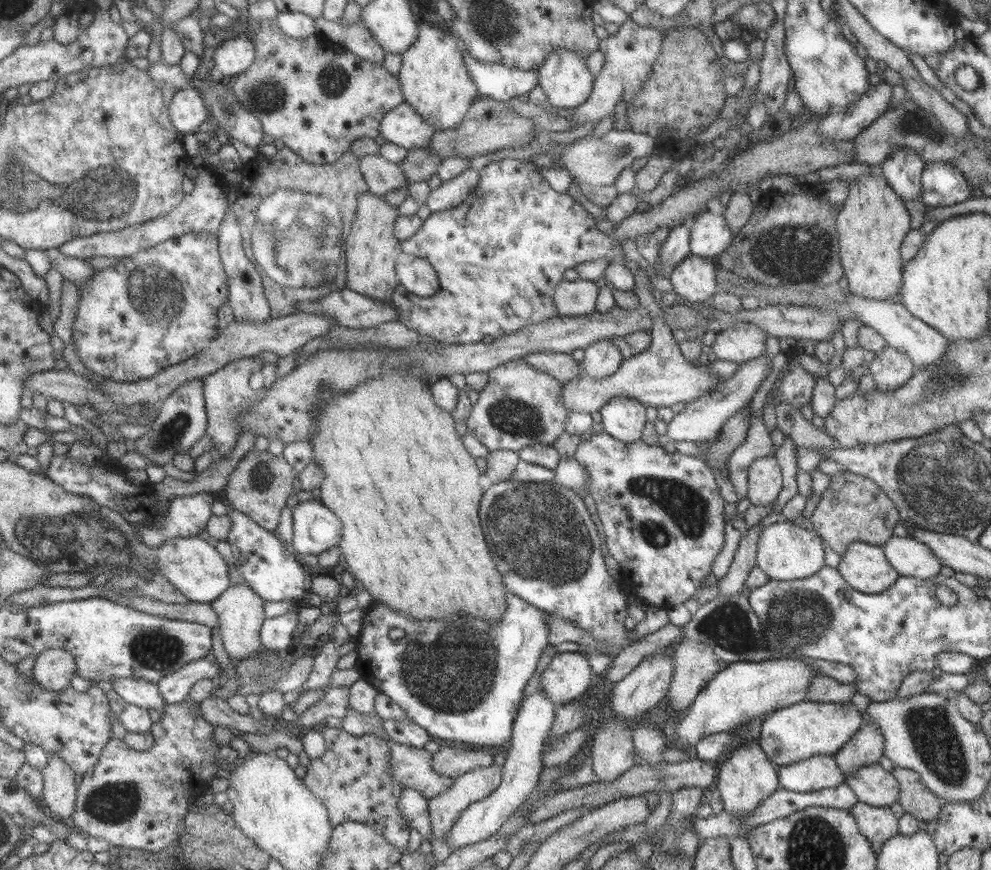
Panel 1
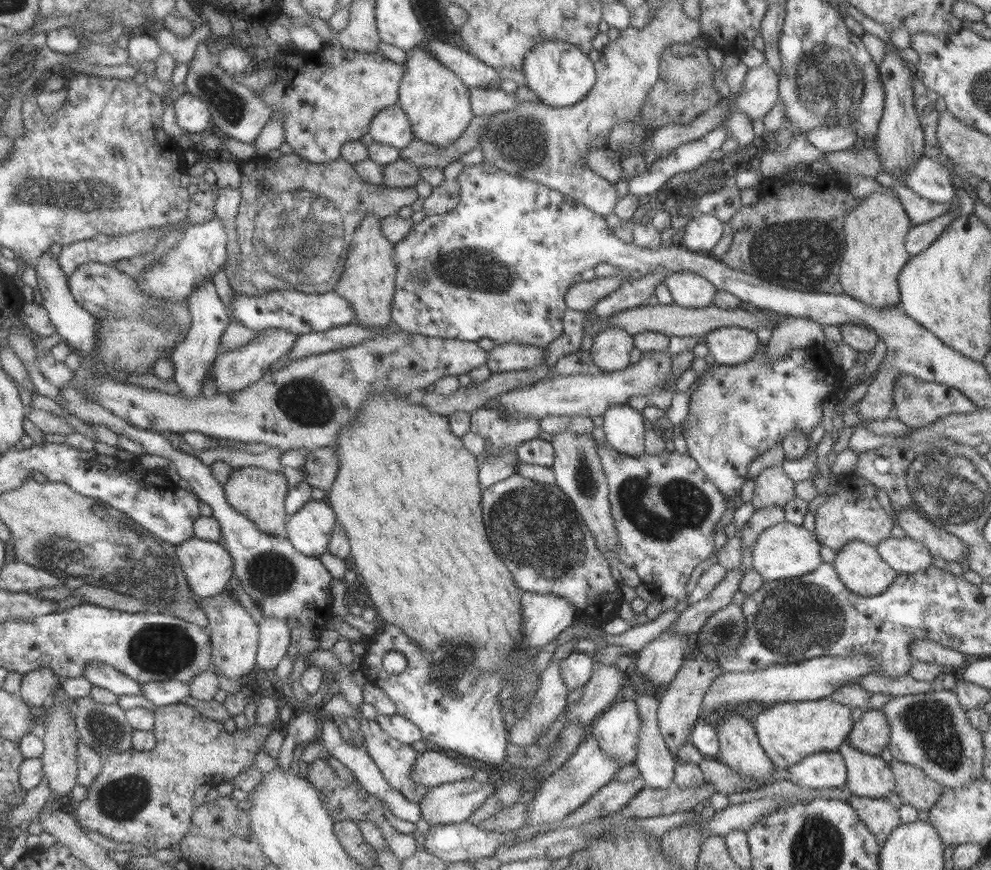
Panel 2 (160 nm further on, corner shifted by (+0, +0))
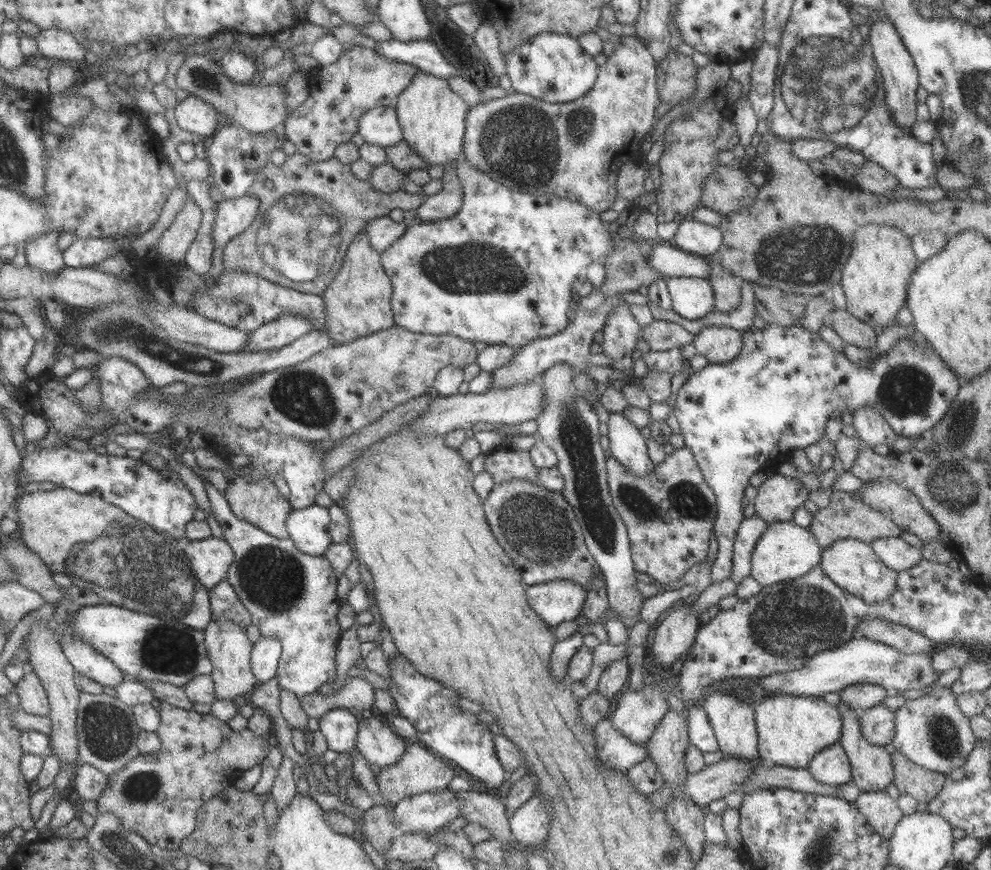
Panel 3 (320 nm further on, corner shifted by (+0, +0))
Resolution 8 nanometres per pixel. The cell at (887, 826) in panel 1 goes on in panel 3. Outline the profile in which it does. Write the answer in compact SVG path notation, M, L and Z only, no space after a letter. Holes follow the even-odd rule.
M885 791L860 792L852 804L866 818L867 824L886 839L892 835L895 825L903 816L896 800Z

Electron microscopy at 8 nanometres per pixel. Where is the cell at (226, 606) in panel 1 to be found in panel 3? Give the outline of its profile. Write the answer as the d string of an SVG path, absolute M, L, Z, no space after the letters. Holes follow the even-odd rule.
M230 620L209 621L204 634L204 647L207 658L212 664L214 695L219 700L233 700L235 696L243 696L253 690L255 677L250 669L250 650L252 645L245 635L245 628L233 624Z

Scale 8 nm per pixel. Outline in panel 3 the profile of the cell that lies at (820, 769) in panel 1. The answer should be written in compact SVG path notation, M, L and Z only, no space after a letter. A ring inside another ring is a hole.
M839 742L817 752L806 770L817 782L829 786L842 785L851 781L851 768Z

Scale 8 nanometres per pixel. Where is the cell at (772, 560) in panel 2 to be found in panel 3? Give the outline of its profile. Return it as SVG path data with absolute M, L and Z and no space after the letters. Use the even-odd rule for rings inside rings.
M790 521L770 523L751 551L750 577L762 587L793 580L818 566L821 553L822 548L808 528L801 528Z

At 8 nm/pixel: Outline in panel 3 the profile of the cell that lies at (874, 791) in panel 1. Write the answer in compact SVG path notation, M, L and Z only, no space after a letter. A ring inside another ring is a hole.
M839 701L836 709L841 717L841 737L839 737L839 745L843 748L845 756L851 768L851 782L859 788L860 792L877 792L884 791L885 787L893 780L893 770L891 766L890 755L885 751L884 746L875 746L869 744L859 730L859 710L854 709L851 705Z

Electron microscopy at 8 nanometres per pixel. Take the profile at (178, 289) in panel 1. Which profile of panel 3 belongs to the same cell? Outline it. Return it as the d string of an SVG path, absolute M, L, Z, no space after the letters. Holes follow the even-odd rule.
M249 191L237 198L223 199L216 203L213 248L225 248L225 244L243 232L253 222L258 211L259 199Z

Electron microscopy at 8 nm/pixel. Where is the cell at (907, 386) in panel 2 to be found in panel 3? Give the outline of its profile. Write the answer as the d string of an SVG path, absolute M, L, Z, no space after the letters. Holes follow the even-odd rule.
M765 324L763 329L757 329L753 326L749 327L746 331L742 331L742 345L740 346L739 354L735 355L734 359L726 363L707 363L704 368L699 372L691 372L689 378L683 382L683 386L678 390L675 397L675 403L672 408L673 416L675 416L680 428L680 434L684 440L684 446L687 447L691 454L693 454L697 466L700 468L702 477L707 483L707 486L713 491L716 498L716 511L717 516L713 522L712 530L717 540L718 549L714 561L710 568L710 583L721 581L728 578L732 567L732 548L734 538L736 537L736 530L739 524L744 520L743 500L745 489L749 485L751 475L759 470L763 464L766 464L769 459L785 454L787 451L795 449L802 449L804 446L809 446L817 442L825 432L825 422L828 418L835 418L843 414L844 408L853 414L858 408L862 406L872 406L879 414L882 415L883 420L891 427L895 434L901 436L920 436L923 432L930 430L930 428L939 422L939 419L946 413L949 403L955 398L959 390L958 379L945 368L942 360L931 349L924 349L918 347L911 341L896 341L894 345L885 354L873 357L866 363L865 366L857 368L849 359L845 357L843 351L836 351L827 344L818 333L811 332L806 328L799 325L781 326L777 324Z

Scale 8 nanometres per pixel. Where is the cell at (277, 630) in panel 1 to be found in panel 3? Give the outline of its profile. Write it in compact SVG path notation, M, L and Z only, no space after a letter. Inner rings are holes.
M263 636L252 644L250 669L257 682L267 682L276 675L282 646L276 636Z

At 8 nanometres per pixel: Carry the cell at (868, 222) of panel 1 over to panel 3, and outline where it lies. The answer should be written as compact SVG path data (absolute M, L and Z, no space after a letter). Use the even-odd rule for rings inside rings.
M877 224L860 226L851 242L851 251L841 270L840 286L845 295L844 310L855 319L880 332L886 326L893 326L902 321L897 320L897 312L905 305L905 295L909 277L918 266L910 239L898 228Z

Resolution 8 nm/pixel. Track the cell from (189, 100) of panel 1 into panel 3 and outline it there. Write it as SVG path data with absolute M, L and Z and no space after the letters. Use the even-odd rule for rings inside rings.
M188 94L173 110L176 123L187 132L207 137L217 128L216 108L196 96Z

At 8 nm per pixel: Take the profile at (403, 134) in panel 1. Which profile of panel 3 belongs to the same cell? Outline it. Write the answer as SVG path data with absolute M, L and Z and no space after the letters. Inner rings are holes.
M374 106L359 115L356 133L367 144L381 147L394 145L402 140L402 132L394 107Z

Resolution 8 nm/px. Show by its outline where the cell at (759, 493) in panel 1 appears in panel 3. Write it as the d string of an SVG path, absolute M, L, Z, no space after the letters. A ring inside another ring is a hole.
M773 470L773 475L766 478L758 487L754 503L755 515L769 525L773 522L790 521L793 511L807 500L808 491L801 481L785 477Z

